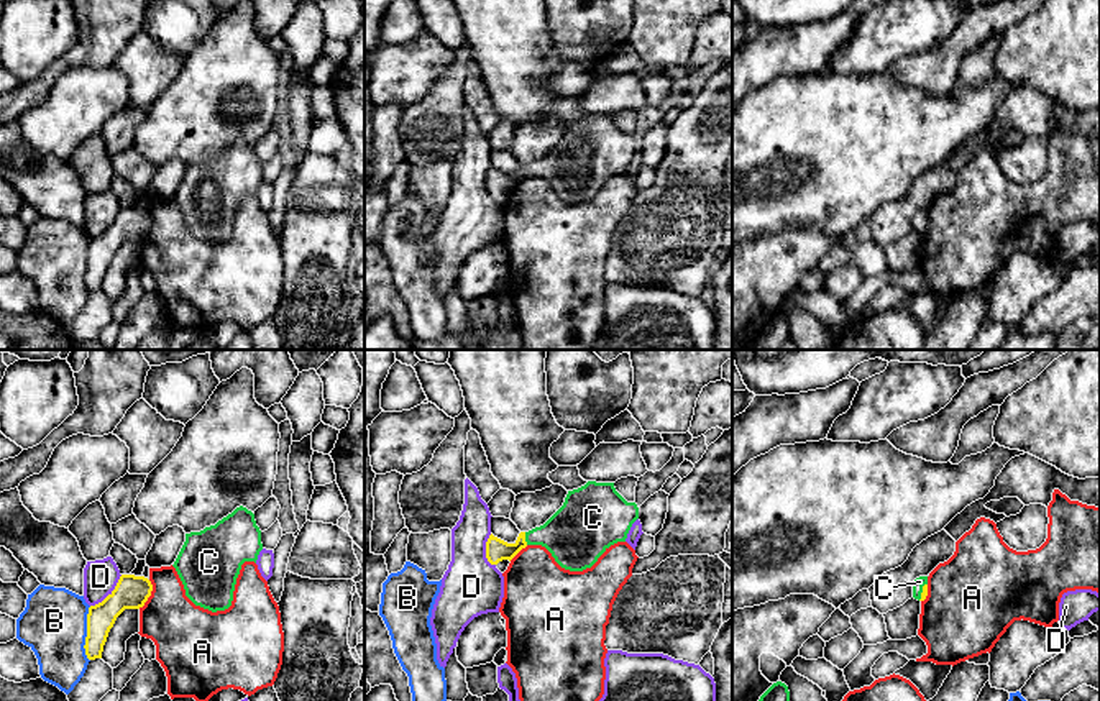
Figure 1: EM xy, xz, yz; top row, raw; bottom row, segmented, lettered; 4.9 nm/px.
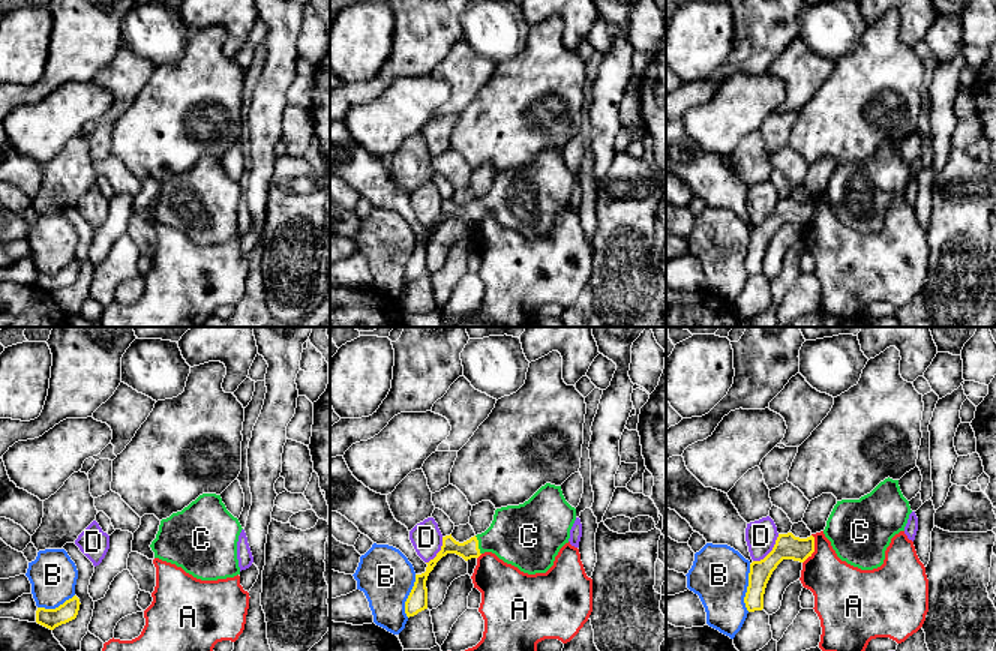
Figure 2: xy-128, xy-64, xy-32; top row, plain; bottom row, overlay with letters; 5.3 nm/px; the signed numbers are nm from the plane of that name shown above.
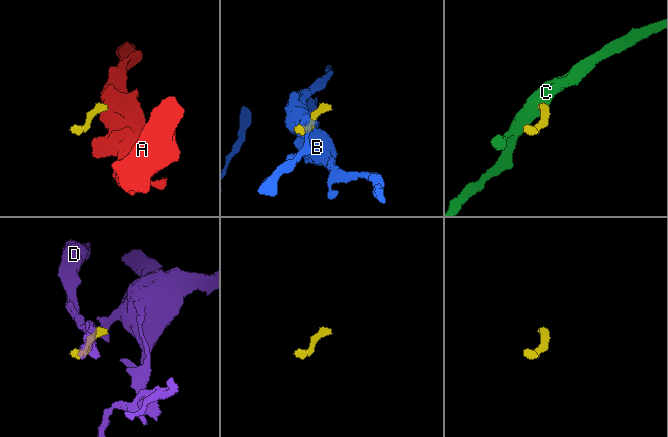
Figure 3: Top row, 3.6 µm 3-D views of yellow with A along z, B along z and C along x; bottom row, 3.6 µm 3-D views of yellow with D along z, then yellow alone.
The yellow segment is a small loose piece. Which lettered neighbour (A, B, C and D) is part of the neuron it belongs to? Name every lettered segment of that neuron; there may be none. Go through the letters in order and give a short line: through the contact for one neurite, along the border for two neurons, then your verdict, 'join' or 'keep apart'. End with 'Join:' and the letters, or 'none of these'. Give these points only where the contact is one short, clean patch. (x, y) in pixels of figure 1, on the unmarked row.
A: line xy (150, 212), (150, 229), (138, 240); keep apart
B: keep apart
C: line xz (496, 183), (511, 183), (524, 171), (575, 168); join
D: line xy (122, 207), (117, 217), (91, 238); keep apart
Join: C

